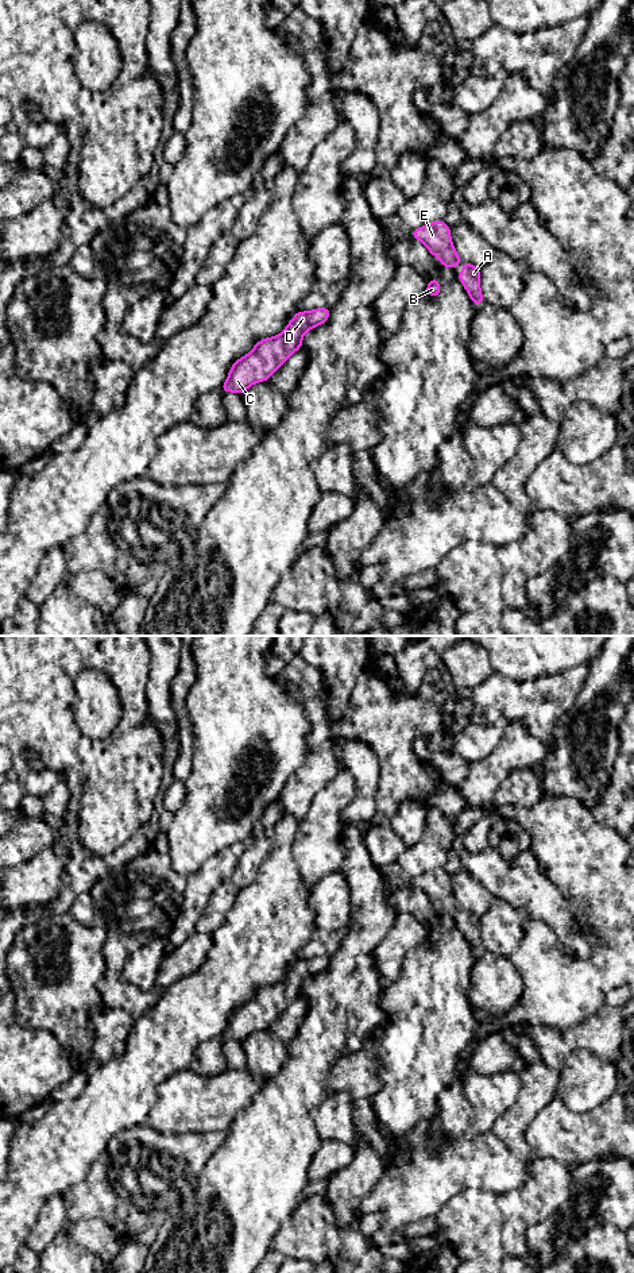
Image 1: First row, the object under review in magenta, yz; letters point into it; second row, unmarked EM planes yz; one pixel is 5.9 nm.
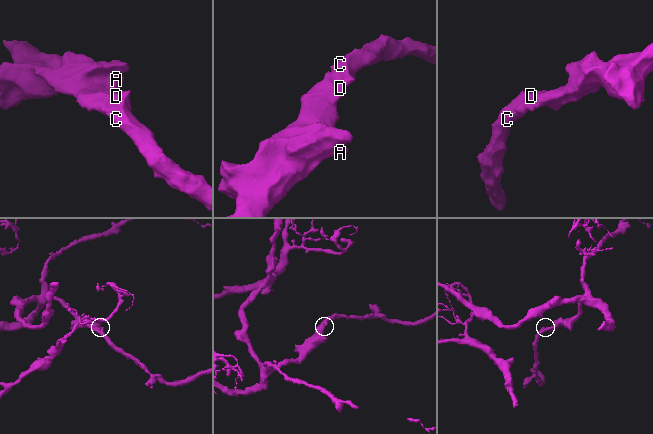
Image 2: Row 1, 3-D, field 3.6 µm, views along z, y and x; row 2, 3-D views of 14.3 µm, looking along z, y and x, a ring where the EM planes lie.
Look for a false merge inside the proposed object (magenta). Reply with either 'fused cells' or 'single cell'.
single cell

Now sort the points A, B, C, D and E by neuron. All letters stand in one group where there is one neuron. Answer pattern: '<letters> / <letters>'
A B C D E

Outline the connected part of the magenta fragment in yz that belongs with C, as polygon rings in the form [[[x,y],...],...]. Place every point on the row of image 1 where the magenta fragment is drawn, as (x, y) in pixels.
[[[317,308],[310,312],[298,310],[277,336],[259,340],[243,358],[229,369],[229,375],[221,387],[223,394],[235,391],[243,394],[256,382],[268,381],[287,358],[302,347],[304,335],[329,319],[330,309]]]

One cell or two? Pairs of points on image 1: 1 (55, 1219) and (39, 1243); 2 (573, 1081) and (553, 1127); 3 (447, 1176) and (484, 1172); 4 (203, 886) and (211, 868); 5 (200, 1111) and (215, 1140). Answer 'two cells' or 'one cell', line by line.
1: one cell
2: two cells
3: one cell
4: one cell
5: two cells

